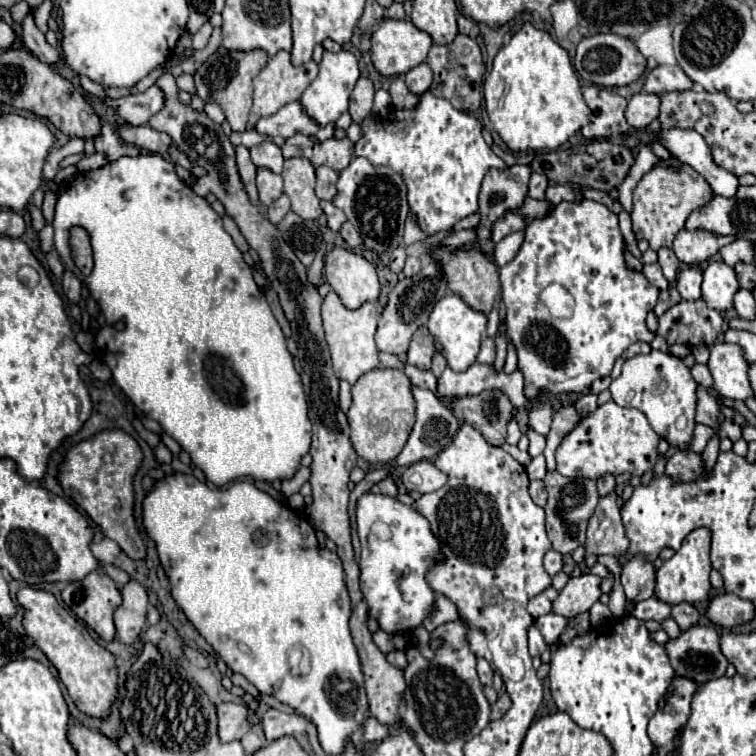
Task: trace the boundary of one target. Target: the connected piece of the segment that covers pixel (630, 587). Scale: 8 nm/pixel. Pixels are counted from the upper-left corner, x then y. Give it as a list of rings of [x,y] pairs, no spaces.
[[[634,557],[622,567],[622,587],[626,591],[628,601],[638,603],[654,595],[656,585],[656,571],[652,563],[644,561],[642,557]]]

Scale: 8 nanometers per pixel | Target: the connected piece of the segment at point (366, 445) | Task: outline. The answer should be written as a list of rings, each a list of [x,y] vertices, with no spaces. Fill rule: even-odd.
[[[372,369],[368,373],[364,373],[364,377],[360,377],[360,381],[356,381],[352,385],[352,405],[348,409],[348,423],[350,423],[350,441],[354,445],[354,451],[358,453],[358,457],[362,457],[364,461],[372,463],[372,465],[382,465],[382,463],[390,463],[396,459],[396,455],[402,451],[412,425],[414,425],[414,397],[410,393],[410,381],[406,377],[404,371],[400,369]]]

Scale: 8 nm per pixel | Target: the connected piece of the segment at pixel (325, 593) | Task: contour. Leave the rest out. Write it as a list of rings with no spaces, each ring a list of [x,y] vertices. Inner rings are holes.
[[[174,471],[158,479],[146,493],[142,523],[146,535],[156,543],[158,559],[170,581],[176,605],[220,659],[234,673],[242,673],[254,683],[260,693],[279,698],[310,719],[318,729],[318,739],[326,753],[342,753],[346,739],[366,719],[368,701],[360,659],[348,629],[350,599],[342,577],[342,561],[334,551],[318,543],[308,519],[298,517],[294,509],[278,503],[254,483],[236,481],[226,489],[210,489],[194,475]],[[300,647],[310,653],[308,674],[300,674],[300,655],[289,656],[291,672],[288,666],[287,655],[300,654]],[[332,679],[336,685],[328,685]]]

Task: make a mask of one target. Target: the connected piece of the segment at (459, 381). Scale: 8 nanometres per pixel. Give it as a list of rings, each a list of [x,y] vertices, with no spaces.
[[[474,363],[466,371],[460,371],[460,373],[446,367],[444,373],[438,377],[436,397],[444,405],[452,407],[454,401],[458,401],[460,397],[478,395],[488,389],[500,389],[502,393],[508,395],[518,410],[526,410],[529,402],[524,396],[523,388],[523,374],[518,369],[508,375],[504,371],[496,371],[492,365]]]

